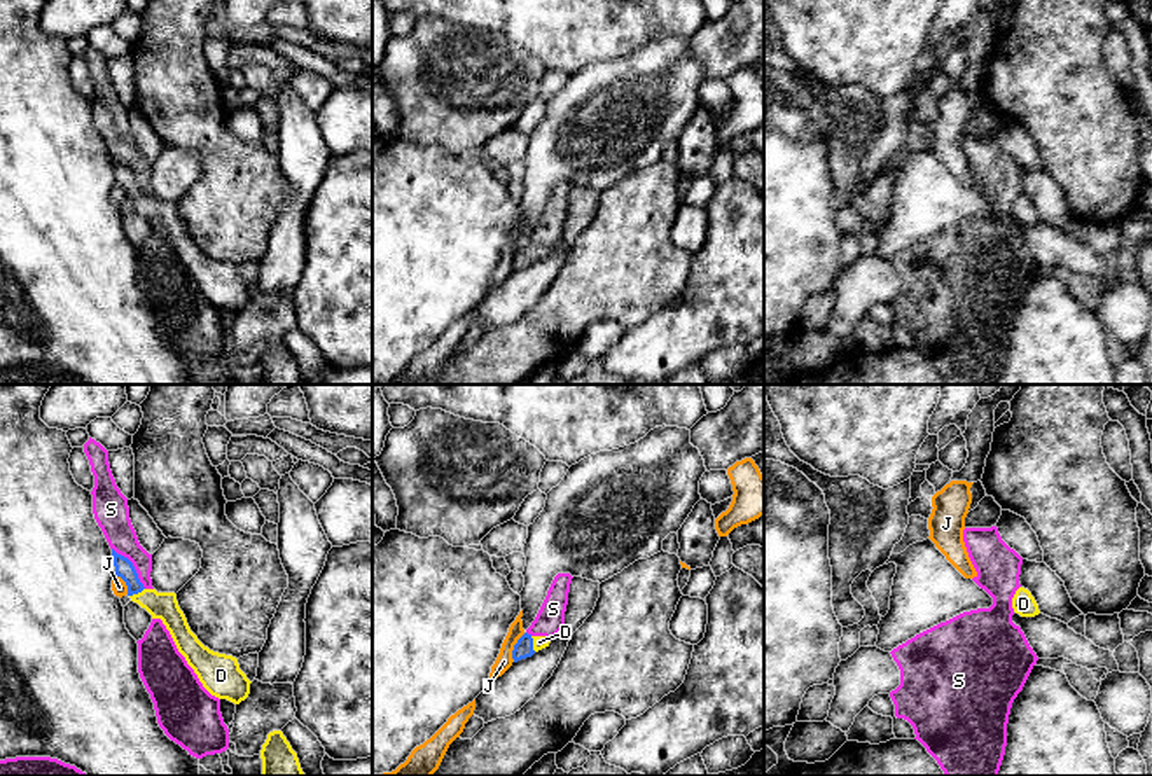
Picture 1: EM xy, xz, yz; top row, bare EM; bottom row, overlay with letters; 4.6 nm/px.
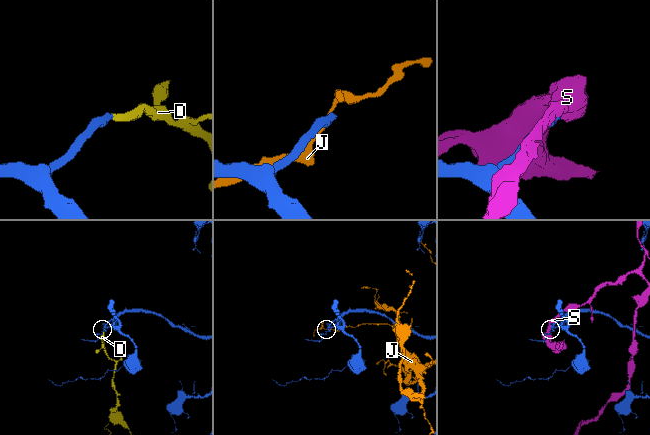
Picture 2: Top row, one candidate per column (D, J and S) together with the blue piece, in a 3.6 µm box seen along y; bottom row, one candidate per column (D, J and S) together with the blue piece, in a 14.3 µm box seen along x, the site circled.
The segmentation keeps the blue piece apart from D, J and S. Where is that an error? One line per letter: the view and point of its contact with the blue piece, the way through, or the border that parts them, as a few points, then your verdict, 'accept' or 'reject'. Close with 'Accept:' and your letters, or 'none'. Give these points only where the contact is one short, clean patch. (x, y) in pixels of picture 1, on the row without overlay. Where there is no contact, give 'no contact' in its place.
D: meets blue in xy at (137, 201); runs through xy (124, 177), (137, 201), (161, 214); accept
J: meets blue in xz at (514, 256); reject
S: meets blue in xy at (133, 175); reject
Accept: D

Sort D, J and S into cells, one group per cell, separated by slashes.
D / J / S

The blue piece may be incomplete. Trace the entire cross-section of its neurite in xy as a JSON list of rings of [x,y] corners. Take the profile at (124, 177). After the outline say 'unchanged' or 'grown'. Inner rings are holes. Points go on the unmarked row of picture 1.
[[[114,157],[112,166],[115,185],[121,185],[126,191],[131,210],[145,217],[152,227],[163,229],[178,260],[194,278],[203,295],[219,308],[227,308],[234,313],[245,309],[250,302],[252,290],[239,278],[238,267],[213,260],[198,248],[178,215],[175,201],[145,197],[128,166],[117,163]]] | grown

